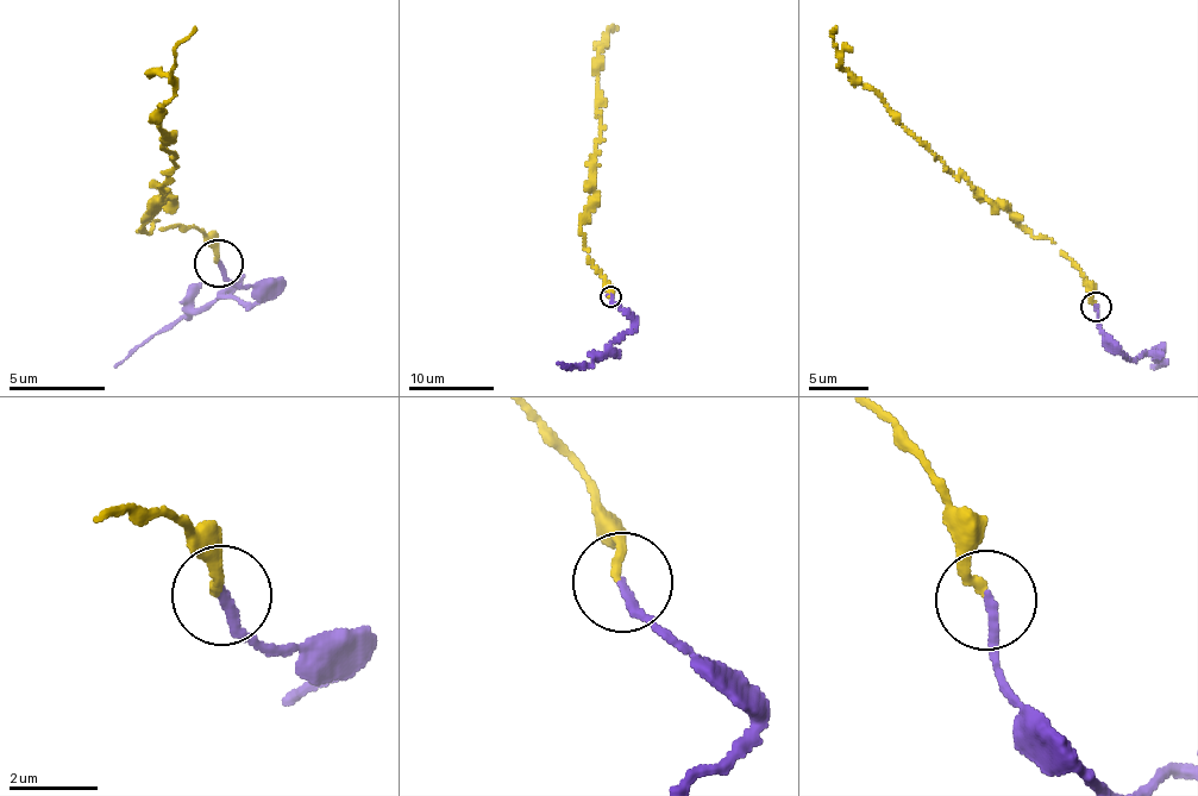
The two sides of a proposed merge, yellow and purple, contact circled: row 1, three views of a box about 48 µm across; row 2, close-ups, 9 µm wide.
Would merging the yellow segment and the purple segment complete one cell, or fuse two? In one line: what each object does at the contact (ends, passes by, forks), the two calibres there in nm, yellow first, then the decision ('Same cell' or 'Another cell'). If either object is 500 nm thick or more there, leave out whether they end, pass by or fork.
At the ring yellow ends. At the ring purple ends. Thickness 200 nm (yellow) against 200 nm. Same cell

